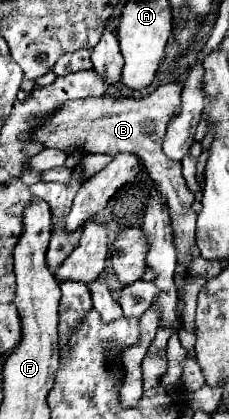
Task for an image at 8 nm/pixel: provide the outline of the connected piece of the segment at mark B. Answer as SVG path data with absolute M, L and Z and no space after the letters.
M169 83L169 85L161 85L159 89L155 89L151 95L147 95L143 99L131 99L131 97L97 97L97 99L93 99L93 97L89 97L89 99L69 101L63 107L59 107L53 115L49 115L49 119L45 119L41 125L33 127L31 139L33 139L33 143L41 143L45 149L59 149L59 151L65 151L65 153L71 147L77 149L77 147L83 147L83 145L87 147L87 153L89 153L89 145L91 145L91 153L115 155L117 151L131 151L137 157L141 157L149 177L155 183L157 193L161 195L161 199L167 205L167 211L169 211L169 217L171 217L171 227L173 227L173 241L175 241L175 249L179 253L177 263L187 269L189 263L195 259L189 253L189 249L195 247L195 219L197 219L197 213L193 211L195 195L187 189L187 183L181 175L181 163L175 163L175 161L167 159L165 153L161 151L161 143L163 143L167 123L181 109L181 91L183 91L183 85Z

